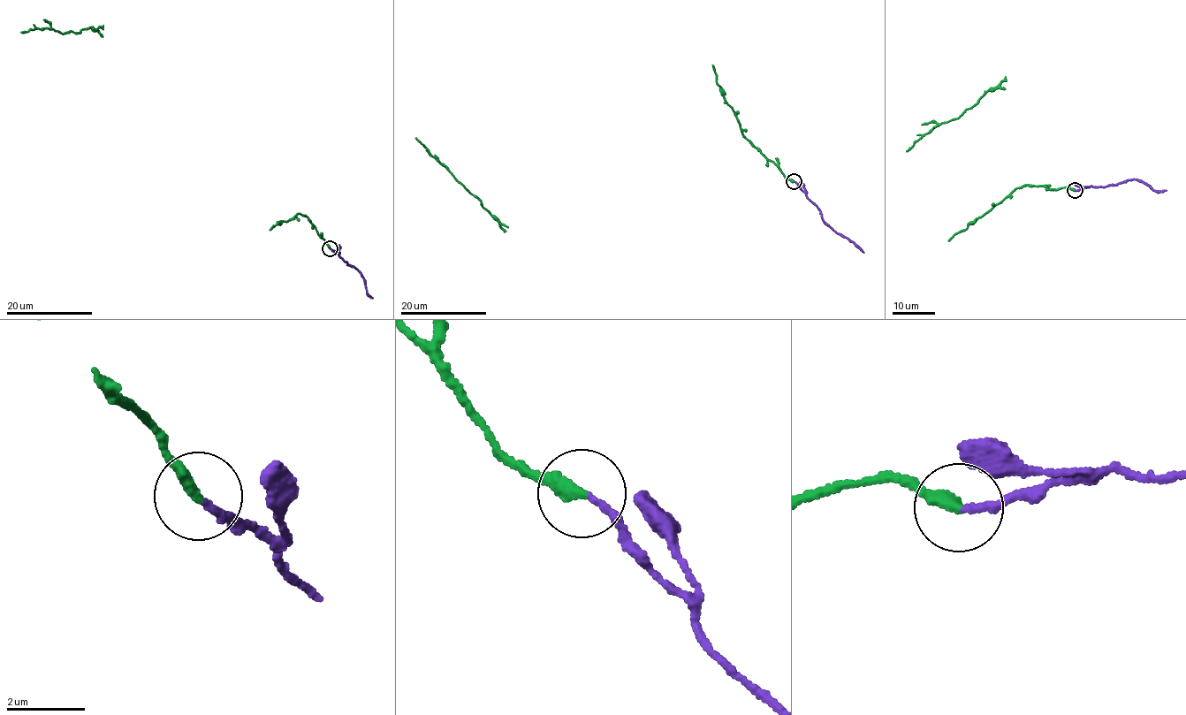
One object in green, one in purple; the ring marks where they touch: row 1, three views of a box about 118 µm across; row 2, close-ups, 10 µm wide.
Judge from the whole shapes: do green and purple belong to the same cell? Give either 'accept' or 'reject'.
reject

